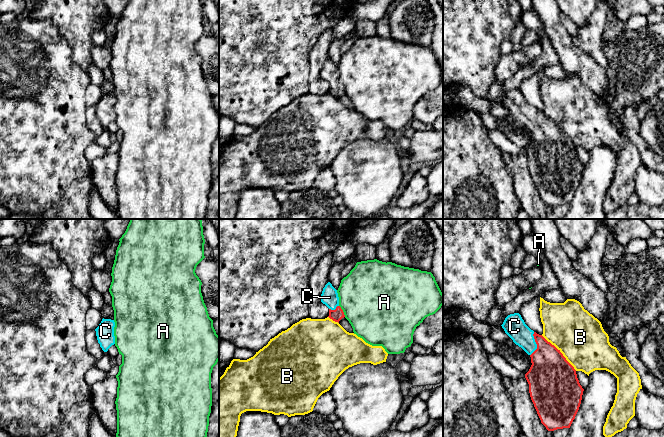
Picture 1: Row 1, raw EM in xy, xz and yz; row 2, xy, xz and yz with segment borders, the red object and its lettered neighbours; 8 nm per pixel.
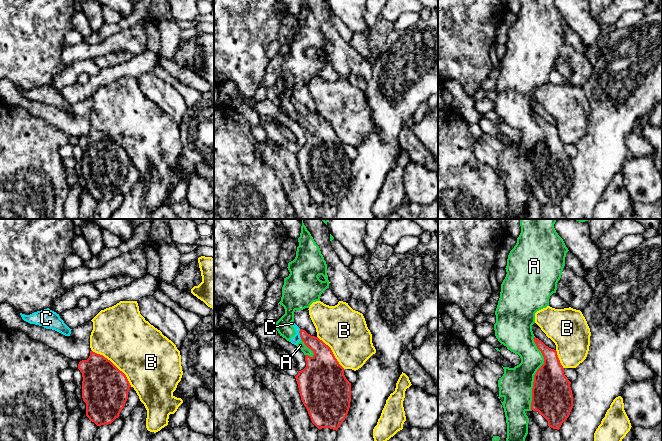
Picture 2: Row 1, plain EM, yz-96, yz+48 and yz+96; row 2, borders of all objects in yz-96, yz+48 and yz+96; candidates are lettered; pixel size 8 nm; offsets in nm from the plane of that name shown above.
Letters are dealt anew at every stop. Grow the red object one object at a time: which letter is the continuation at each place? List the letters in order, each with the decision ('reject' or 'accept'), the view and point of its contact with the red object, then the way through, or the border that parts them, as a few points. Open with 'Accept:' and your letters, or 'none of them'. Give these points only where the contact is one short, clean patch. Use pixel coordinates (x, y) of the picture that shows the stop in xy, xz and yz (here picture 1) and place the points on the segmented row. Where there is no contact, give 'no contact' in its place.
Accept: C
A: reject; meets red in xz at (342, 311)
B: reject; meets red in yz at (560, 352)
C: accept; meets red in yz at (536, 343); runs through yz (550, 370), (536, 343), (529, 341), (514, 326)

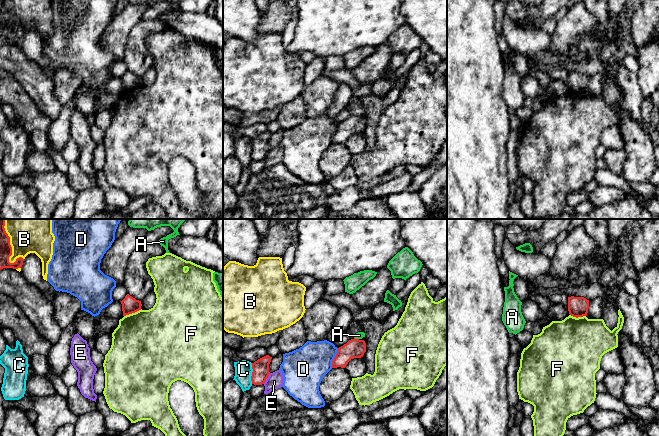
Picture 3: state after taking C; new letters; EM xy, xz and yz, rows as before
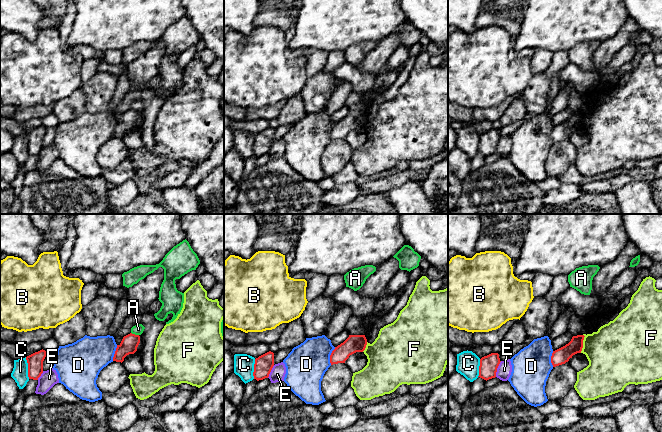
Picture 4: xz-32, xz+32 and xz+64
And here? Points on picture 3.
Accept: none of them
A: reject; meets red in xz at (356, 339); border along xz (354, 337), (358, 339)
B: reject; meets red in xy at (9, 242)
C: reject; meets red in xz at (252, 373)
D: reject; meets red in xz at (334, 358)
E: reject; meets red in xz at (267, 377)
F: reject; meets red in xy at (132, 312); border along xy (141, 309), (124, 316)

